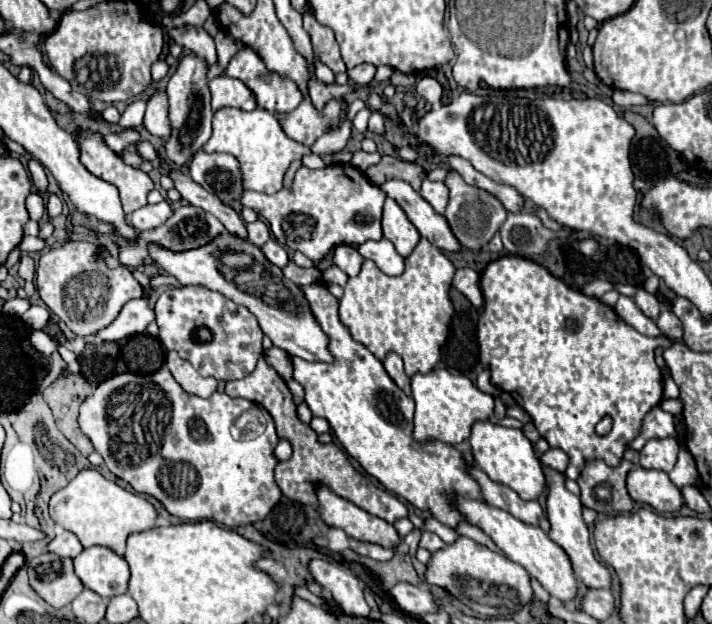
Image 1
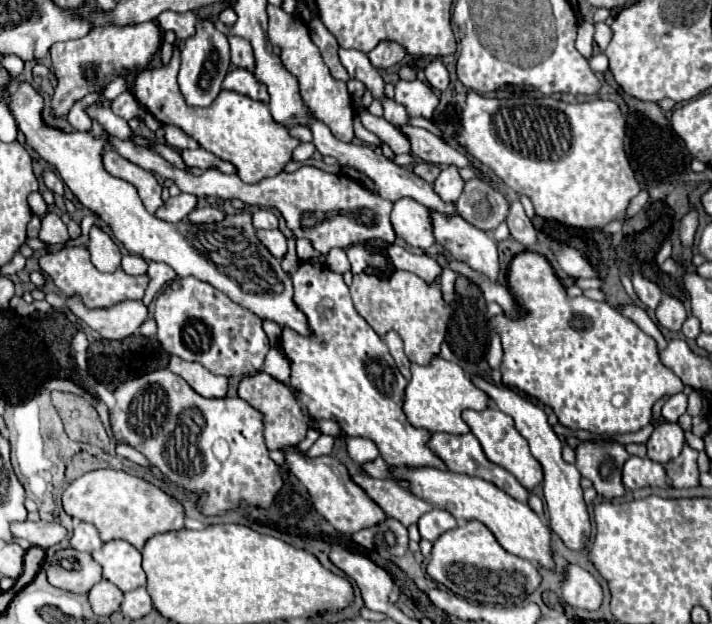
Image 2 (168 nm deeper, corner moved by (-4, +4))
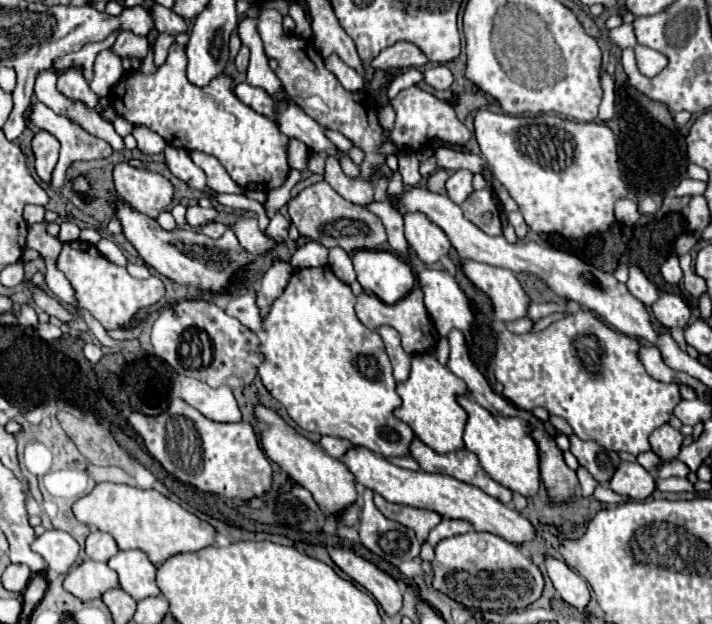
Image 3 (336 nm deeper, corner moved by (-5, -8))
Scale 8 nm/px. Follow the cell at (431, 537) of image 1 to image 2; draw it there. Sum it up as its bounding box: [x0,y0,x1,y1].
[417,508,457,542]

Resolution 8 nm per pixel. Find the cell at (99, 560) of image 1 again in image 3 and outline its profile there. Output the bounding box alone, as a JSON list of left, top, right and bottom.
[108,550,160,600]

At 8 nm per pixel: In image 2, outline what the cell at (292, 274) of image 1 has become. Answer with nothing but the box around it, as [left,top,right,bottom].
[281,238,301,274]

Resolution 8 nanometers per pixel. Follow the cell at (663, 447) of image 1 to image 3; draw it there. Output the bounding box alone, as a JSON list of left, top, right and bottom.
[650,422,684,462]

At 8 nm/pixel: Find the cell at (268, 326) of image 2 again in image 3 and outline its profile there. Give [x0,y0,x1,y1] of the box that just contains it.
[260,260,292,312]

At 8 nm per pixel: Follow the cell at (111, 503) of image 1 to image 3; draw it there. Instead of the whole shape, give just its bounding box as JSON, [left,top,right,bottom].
[74,484,216,566]

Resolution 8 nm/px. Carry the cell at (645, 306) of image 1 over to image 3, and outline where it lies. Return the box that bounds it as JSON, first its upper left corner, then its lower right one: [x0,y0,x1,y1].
[626,266,658,308]

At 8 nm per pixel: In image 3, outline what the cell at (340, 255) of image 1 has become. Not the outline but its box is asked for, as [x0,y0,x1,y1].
[352,250,416,304]

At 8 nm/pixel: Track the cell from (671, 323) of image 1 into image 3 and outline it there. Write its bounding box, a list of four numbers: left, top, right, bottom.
[652,294,690,328]

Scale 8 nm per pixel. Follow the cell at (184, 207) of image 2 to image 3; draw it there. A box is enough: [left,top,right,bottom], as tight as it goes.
[186,206,218,226]

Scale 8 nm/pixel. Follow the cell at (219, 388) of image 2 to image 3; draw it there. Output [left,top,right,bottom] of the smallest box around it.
[172,376,242,422]

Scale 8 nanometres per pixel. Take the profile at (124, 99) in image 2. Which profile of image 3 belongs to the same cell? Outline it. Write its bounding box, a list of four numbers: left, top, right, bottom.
[132,126,166,156]

